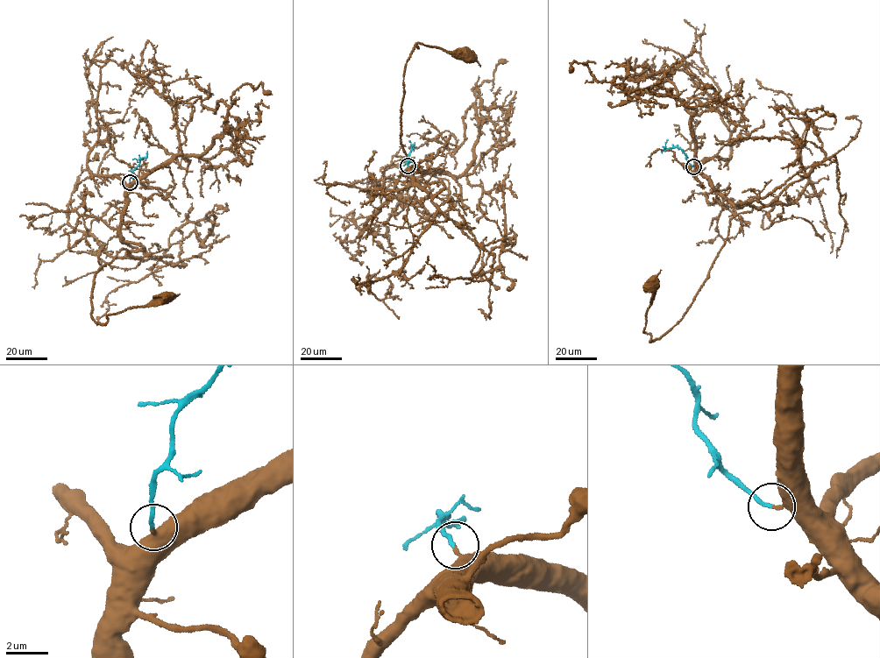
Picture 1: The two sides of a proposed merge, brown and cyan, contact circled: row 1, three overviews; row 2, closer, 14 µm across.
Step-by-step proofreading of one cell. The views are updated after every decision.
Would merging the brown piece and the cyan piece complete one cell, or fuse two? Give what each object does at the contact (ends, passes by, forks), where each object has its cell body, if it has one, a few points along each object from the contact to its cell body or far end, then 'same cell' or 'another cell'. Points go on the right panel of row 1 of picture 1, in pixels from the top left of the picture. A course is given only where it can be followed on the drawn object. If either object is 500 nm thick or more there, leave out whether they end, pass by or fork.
brown ends there; cyan ends there; cell body of brown at (653, 282); no cell body on cyan; brown runs (693, 166), (731, 202), (753, 208), (730, 221), (727, 237), (682, 320), (650, 341), (644, 330), (653, 283); cyan runs (693, 166), (681, 149), (664, 146), (668, 139); same cell

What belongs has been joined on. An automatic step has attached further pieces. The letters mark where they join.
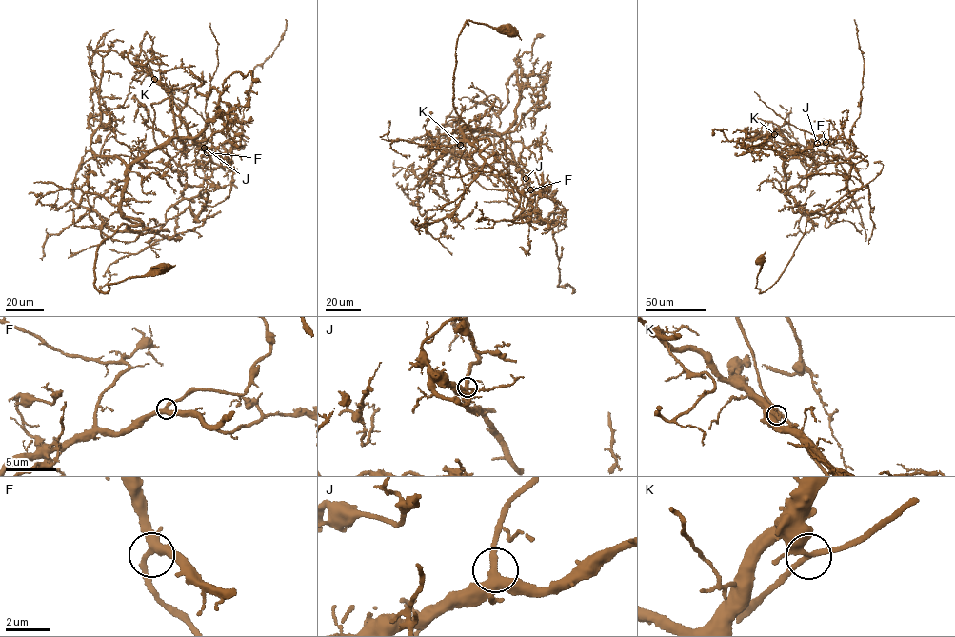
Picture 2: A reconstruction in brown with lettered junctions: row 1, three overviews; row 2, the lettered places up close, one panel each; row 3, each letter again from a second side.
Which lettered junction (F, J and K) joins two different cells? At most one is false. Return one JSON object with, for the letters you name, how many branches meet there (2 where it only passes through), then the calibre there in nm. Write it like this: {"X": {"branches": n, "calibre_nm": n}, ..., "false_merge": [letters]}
{"K": {"branches": 4, "calibre_nm": 280}, "false_merge": ["K"]}

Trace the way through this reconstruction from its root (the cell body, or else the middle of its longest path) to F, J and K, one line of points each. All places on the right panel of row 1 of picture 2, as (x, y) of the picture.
F: (761, 259), (760, 292), (778, 280), (806, 222), (820, 214), (787, 192), (785, 162), (825, 142)
J: (761, 259), (760, 292), (819, 215), (788, 193), (784, 166), (817, 143)
K: (761, 259), (760, 292), (778, 280), (806, 222), (820, 214), (787, 192), (774, 134)

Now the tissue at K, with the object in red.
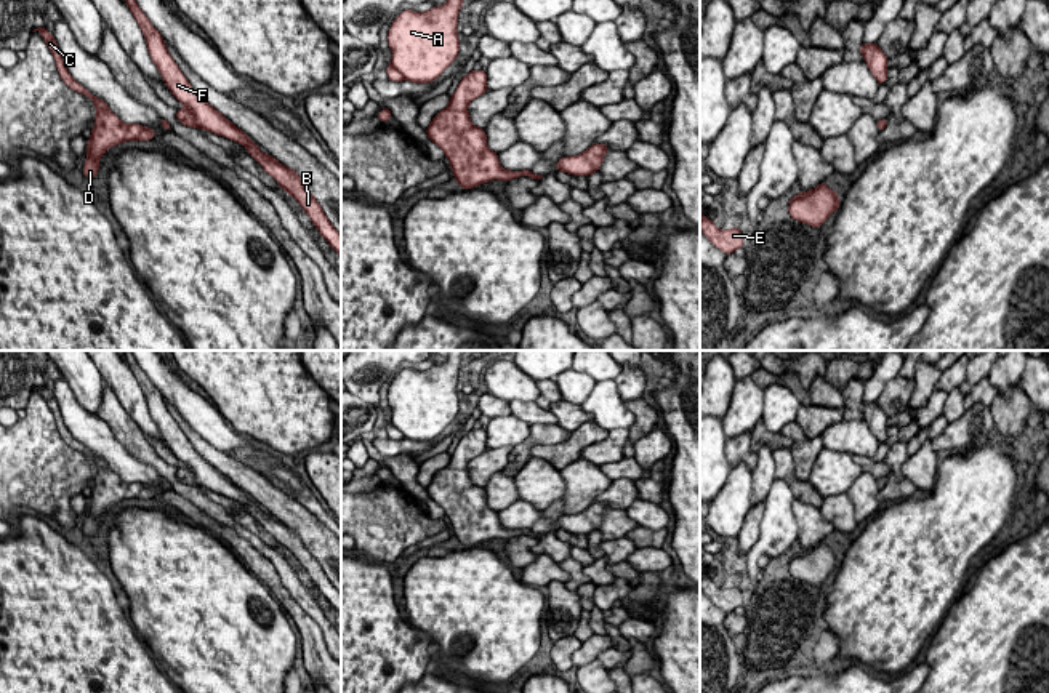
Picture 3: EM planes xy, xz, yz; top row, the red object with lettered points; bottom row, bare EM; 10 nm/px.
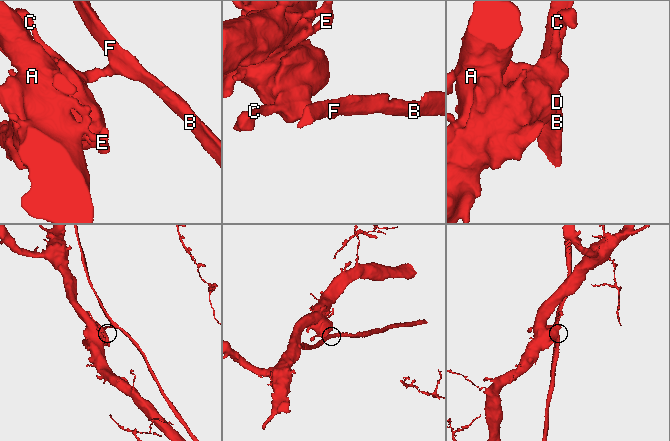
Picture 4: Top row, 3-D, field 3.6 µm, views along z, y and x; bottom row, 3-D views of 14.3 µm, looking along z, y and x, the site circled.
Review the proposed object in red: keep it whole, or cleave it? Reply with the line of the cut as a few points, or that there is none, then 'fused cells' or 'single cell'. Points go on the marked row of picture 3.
cut xz (511, 172), (521, 172); fused cells

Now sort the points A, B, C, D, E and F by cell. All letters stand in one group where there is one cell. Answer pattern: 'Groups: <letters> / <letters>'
Groups: A C D E / B F

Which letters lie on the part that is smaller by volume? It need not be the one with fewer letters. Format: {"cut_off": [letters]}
{"cut_off": ["B", "F"]}

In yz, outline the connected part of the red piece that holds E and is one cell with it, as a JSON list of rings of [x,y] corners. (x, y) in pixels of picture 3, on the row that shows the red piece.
[[[700,214],[700,230],[725,254],[735,253],[737,248],[743,248],[743,237],[737,226],[733,229],[721,230],[711,219]]]

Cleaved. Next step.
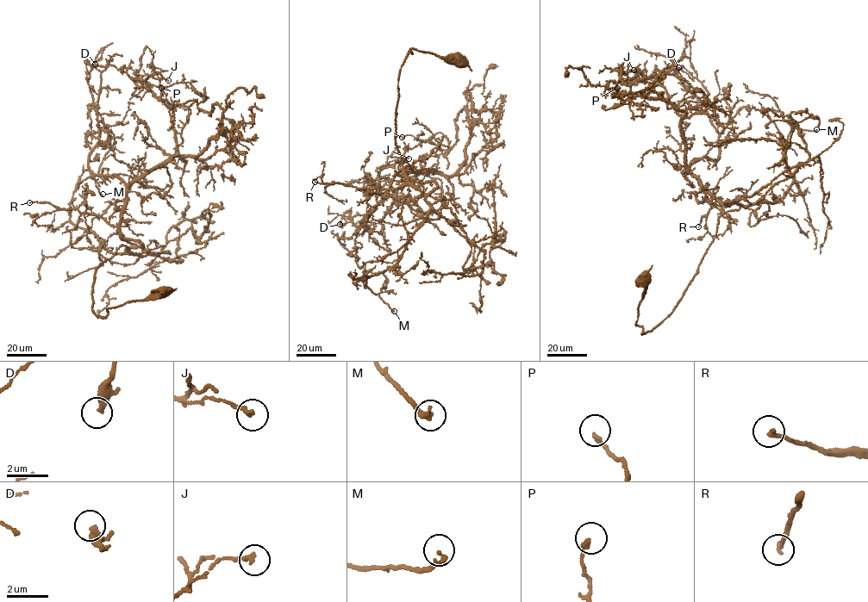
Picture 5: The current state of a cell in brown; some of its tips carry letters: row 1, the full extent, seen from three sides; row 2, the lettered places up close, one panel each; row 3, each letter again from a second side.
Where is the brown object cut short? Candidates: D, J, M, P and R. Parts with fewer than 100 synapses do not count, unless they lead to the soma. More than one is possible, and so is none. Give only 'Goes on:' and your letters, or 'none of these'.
Goes on: R

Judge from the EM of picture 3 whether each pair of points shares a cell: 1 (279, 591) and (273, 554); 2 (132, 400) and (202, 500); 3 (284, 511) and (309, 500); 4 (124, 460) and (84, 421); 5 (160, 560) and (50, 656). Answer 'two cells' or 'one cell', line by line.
1: two cells
2: two cells
3: two cells
4: one cell
5: two cells

